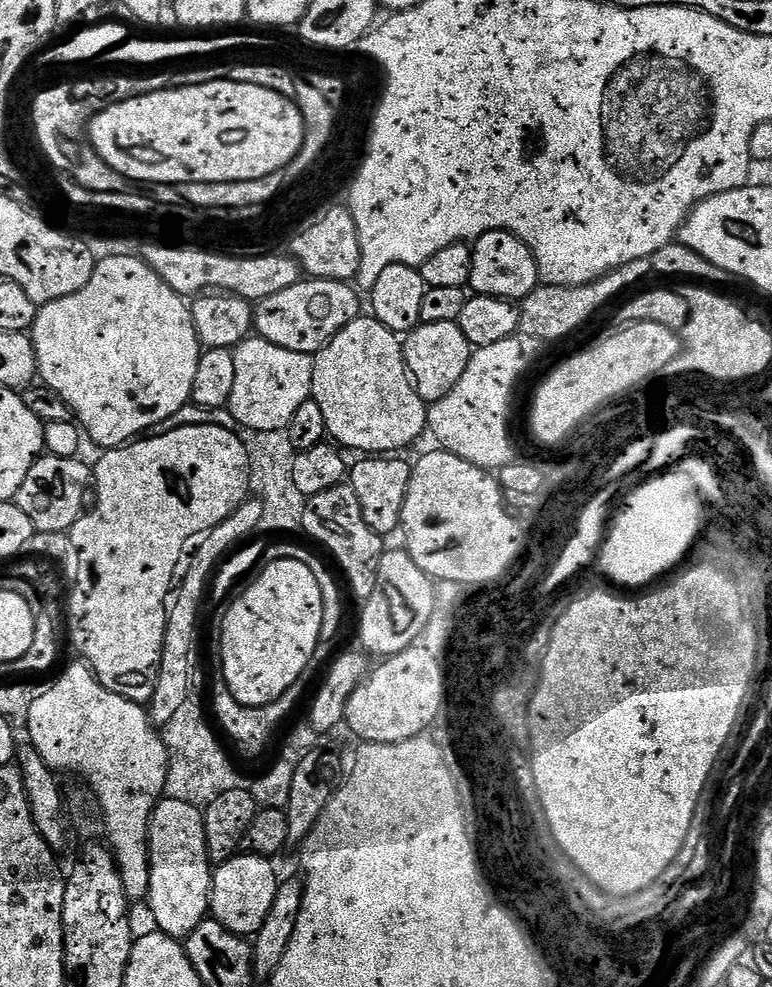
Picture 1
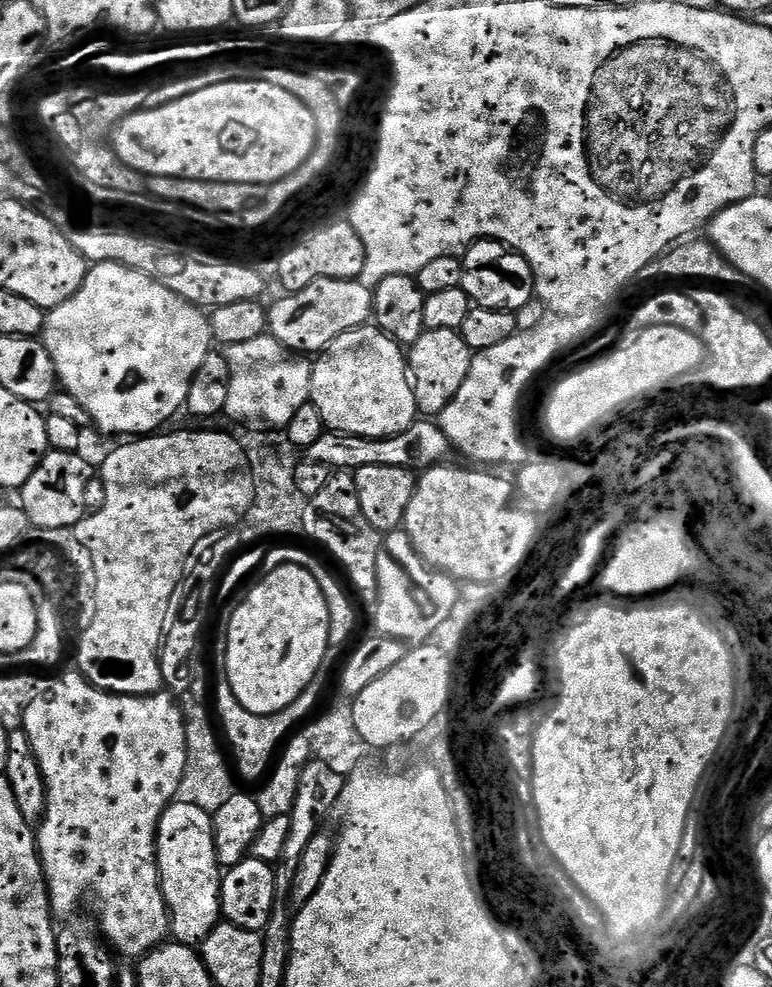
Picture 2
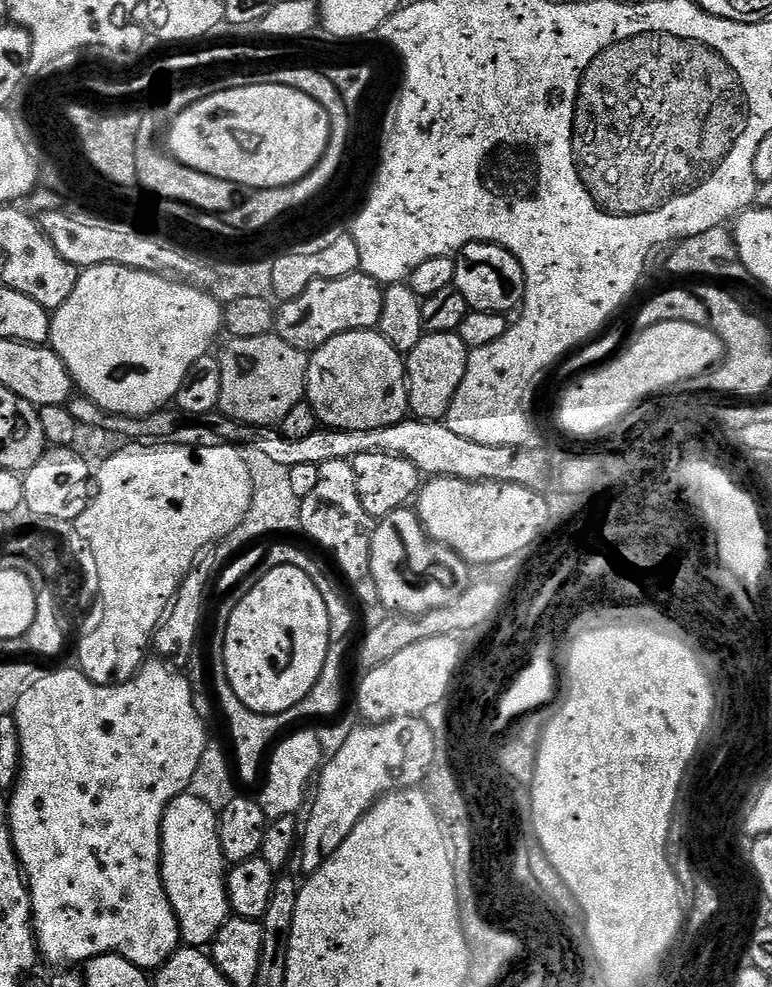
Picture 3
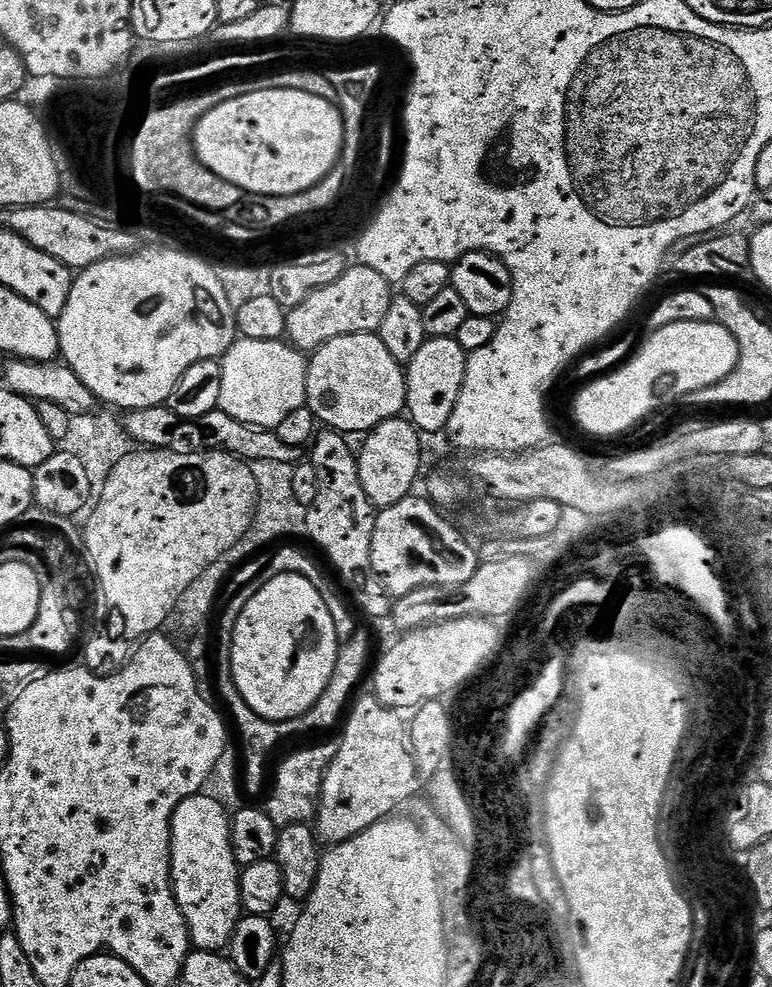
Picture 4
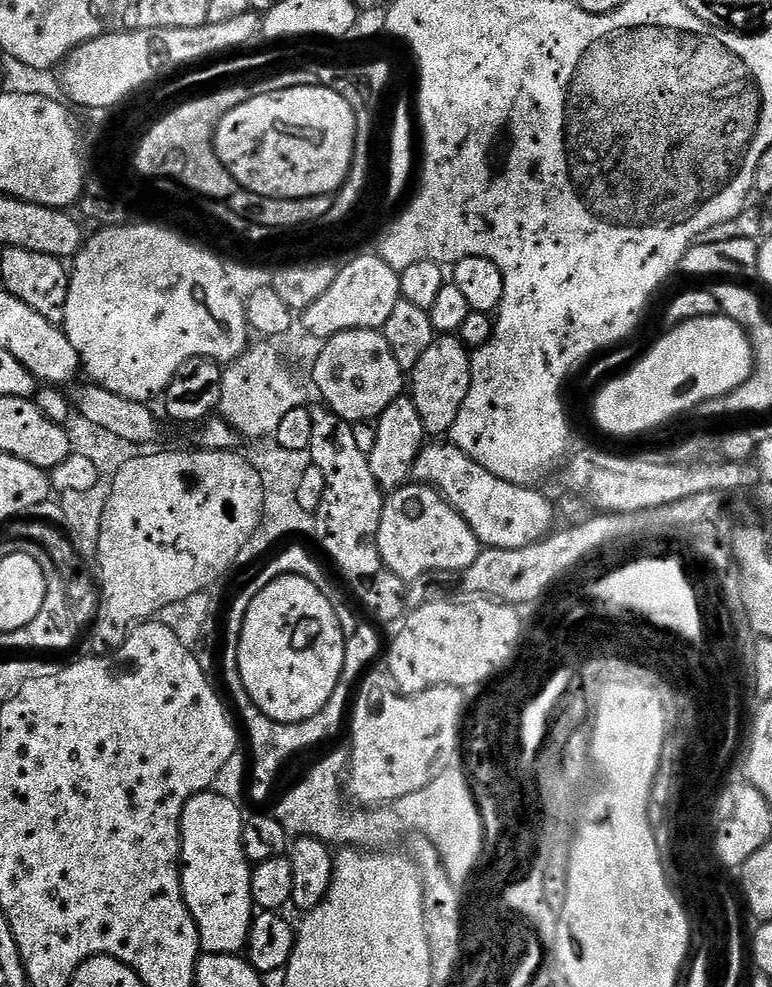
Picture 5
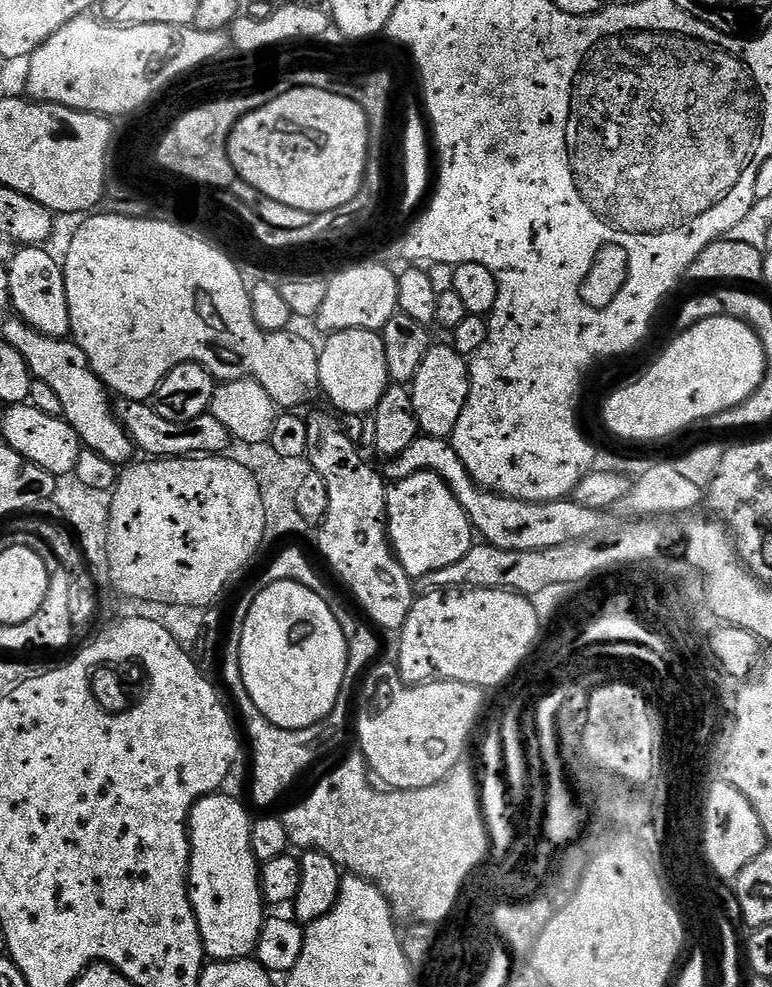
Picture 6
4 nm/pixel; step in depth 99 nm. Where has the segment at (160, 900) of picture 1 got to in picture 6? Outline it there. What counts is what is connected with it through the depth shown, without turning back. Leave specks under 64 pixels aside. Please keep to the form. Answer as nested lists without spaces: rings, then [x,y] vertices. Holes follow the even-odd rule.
[[[221,794],[203,796],[192,808],[192,815],[188,818],[188,840],[192,843],[192,857],[188,863],[188,897],[192,899],[192,909],[196,915],[196,921],[200,927],[200,936],[204,939],[204,951],[213,961],[217,960],[246,960],[255,953],[256,943],[260,937],[260,931],[266,919],[266,901],[260,889],[260,864],[256,859],[254,850],[250,844],[250,830],[253,817],[248,816],[244,809],[245,801],[234,797],[226,797]]]

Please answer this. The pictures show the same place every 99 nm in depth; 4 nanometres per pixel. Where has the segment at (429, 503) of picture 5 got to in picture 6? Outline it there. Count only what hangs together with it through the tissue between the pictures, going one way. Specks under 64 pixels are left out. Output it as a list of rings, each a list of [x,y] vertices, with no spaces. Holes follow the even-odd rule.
[[[416,472],[388,489],[388,539],[406,574],[422,578],[466,558],[474,543],[474,529],[447,482],[433,472]]]

